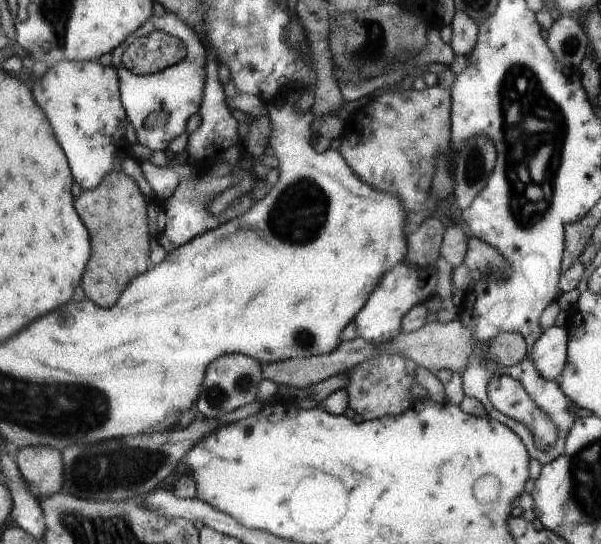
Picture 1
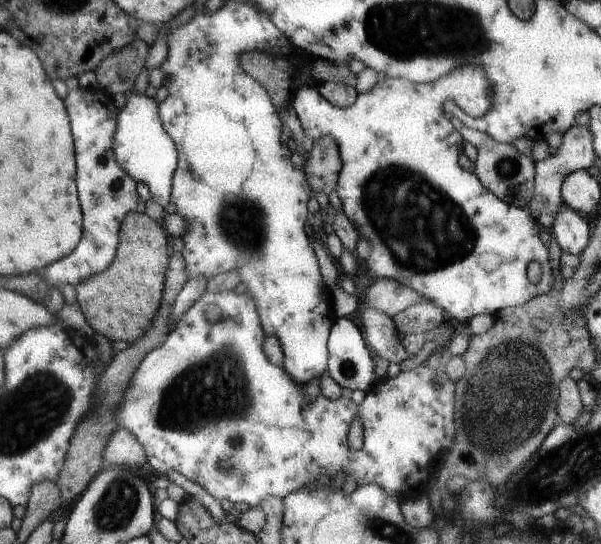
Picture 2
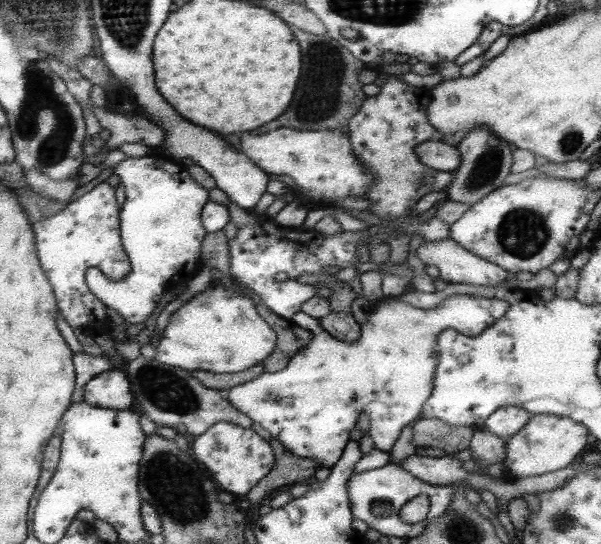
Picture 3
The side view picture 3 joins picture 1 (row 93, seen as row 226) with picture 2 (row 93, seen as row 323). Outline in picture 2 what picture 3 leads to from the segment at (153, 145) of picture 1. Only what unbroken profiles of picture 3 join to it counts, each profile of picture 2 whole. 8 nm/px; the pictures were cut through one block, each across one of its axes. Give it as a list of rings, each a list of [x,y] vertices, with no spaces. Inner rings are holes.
[[[132,92],[128,97],[118,120],[118,160],[126,164],[126,172],[134,180],[148,185],[160,205],[168,206],[174,202],[174,180],[181,167],[181,149],[162,122],[160,103],[142,92]]]

